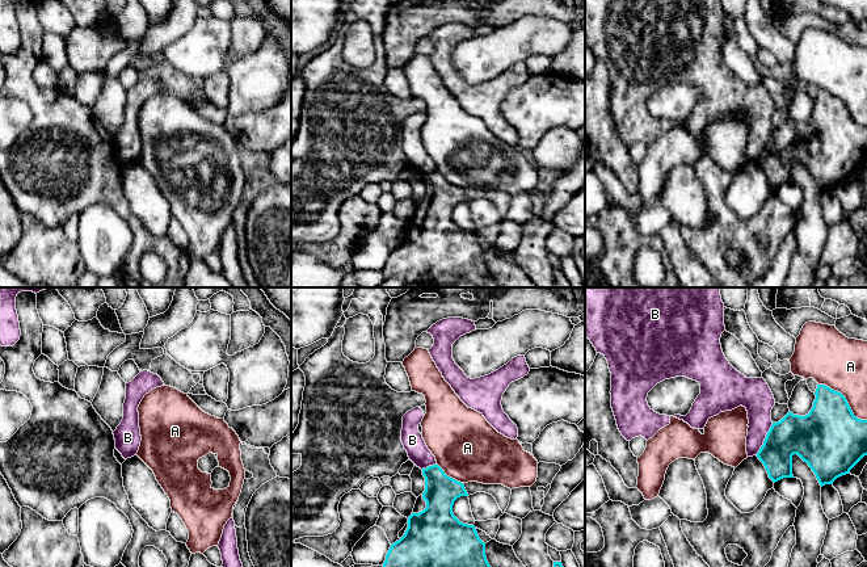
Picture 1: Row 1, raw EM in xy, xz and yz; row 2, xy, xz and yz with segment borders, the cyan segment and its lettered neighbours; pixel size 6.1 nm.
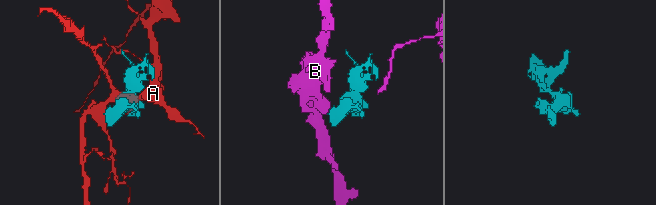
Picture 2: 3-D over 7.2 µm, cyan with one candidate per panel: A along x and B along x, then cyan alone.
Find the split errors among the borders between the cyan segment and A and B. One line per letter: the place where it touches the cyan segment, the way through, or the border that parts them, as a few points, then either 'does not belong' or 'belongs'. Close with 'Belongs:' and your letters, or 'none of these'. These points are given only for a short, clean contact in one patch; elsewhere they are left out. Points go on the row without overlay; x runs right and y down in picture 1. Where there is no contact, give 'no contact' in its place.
A: contact yz (845, 105); does not belong
B: contact yz (765, 145); border yz (773, 129), (756, 160); does not belong
Belongs: none of these

